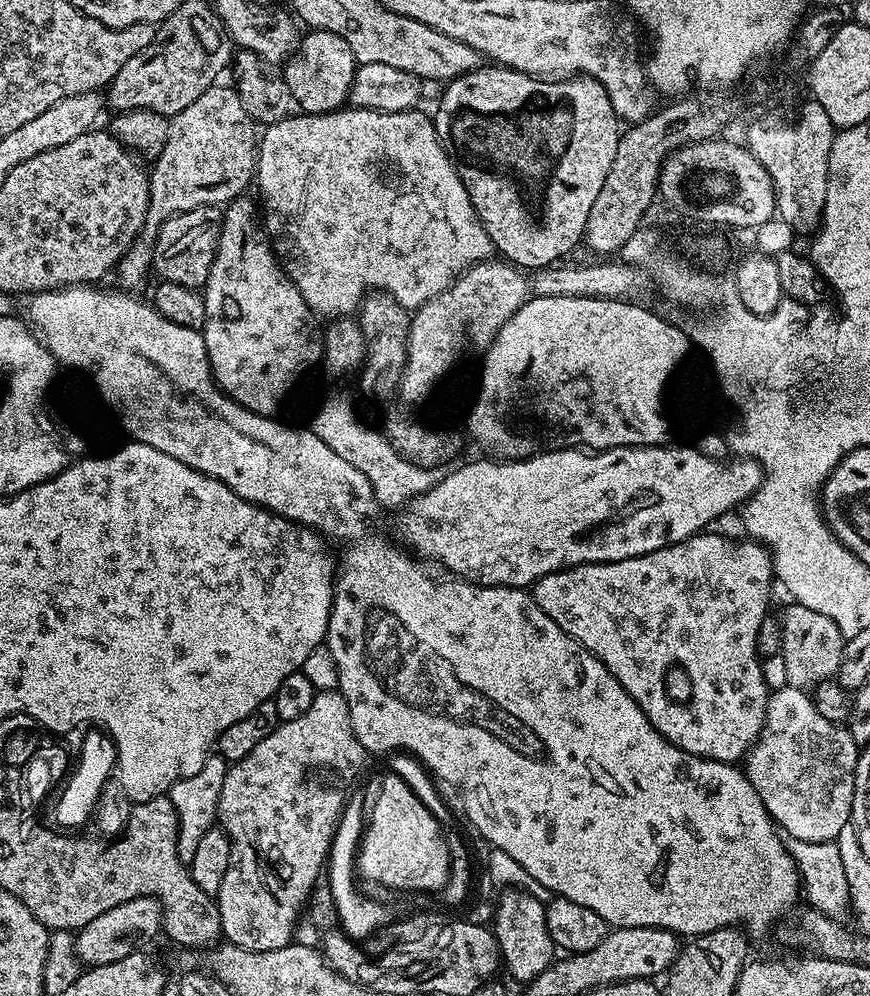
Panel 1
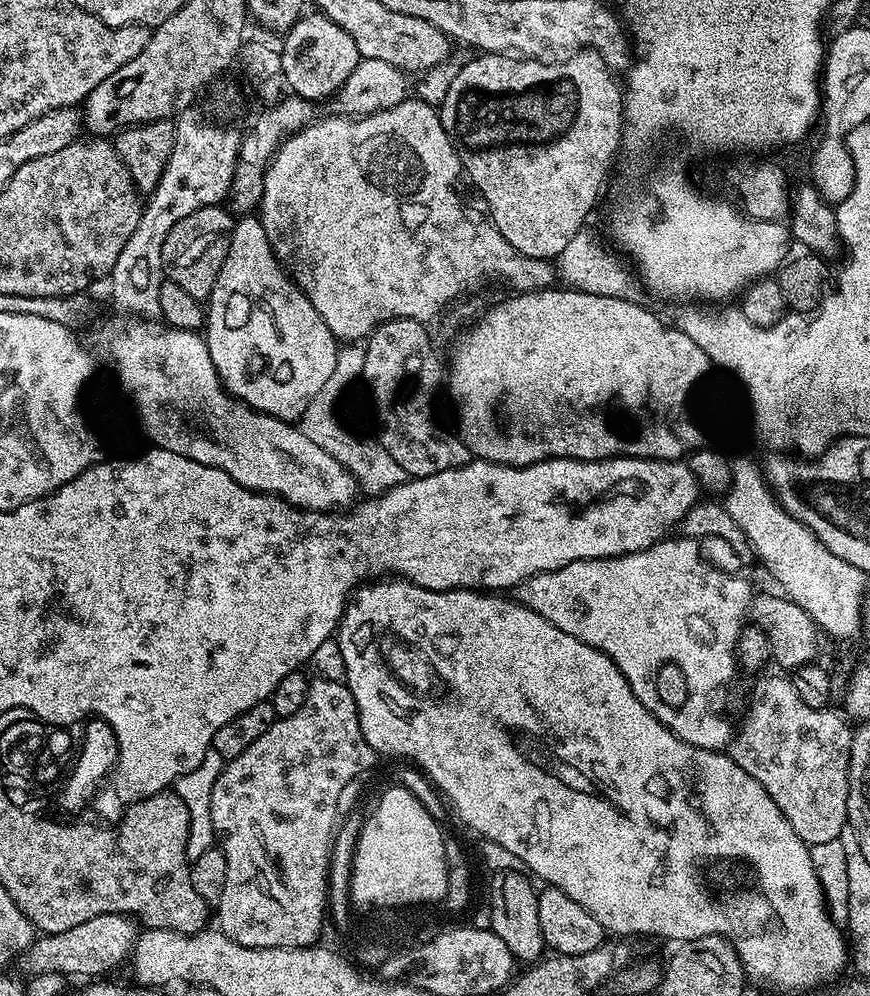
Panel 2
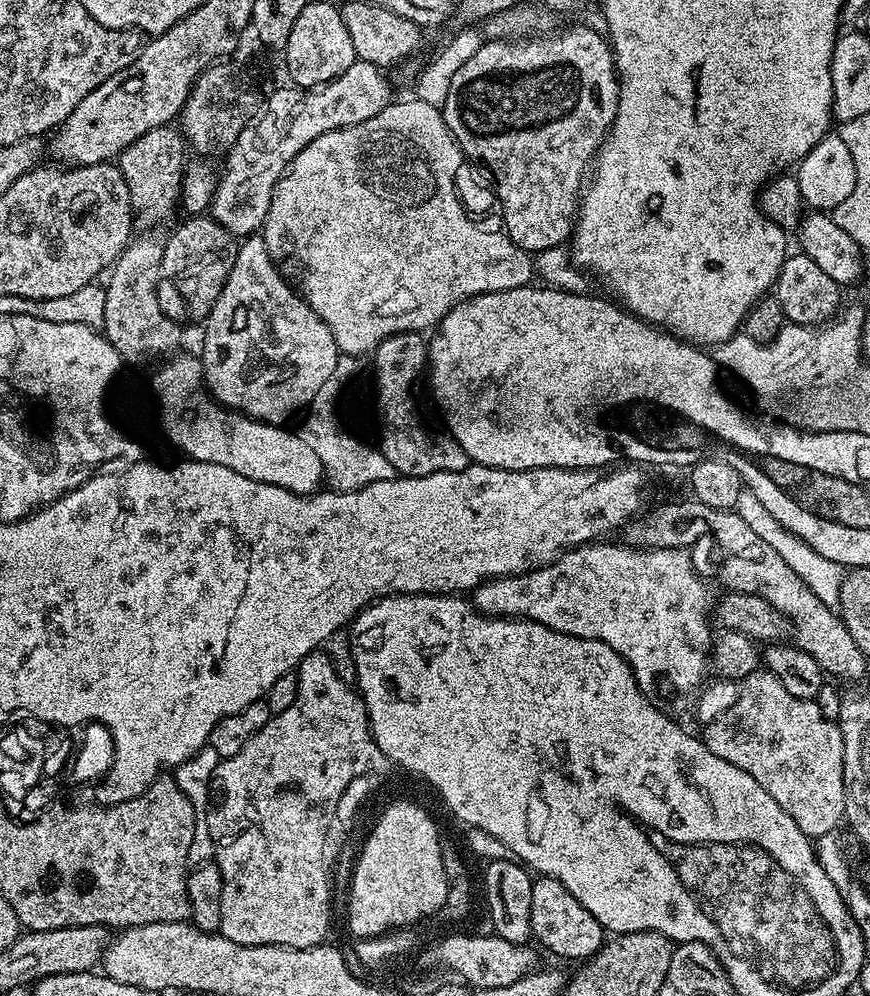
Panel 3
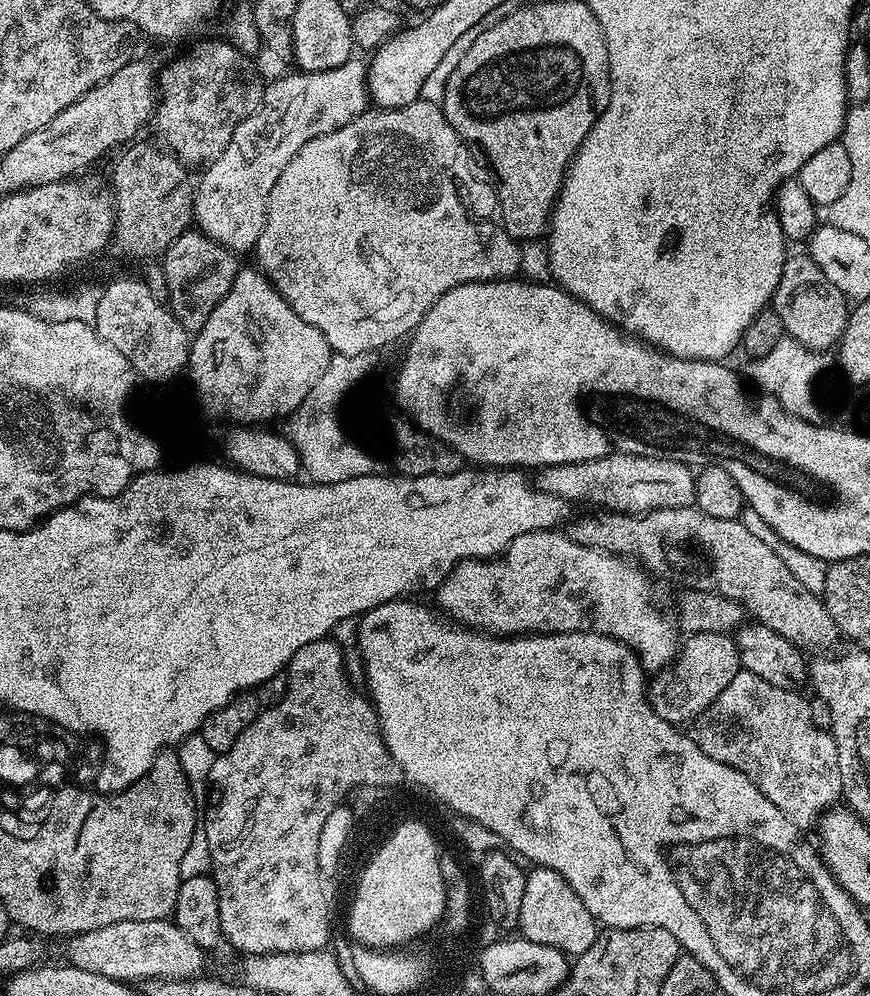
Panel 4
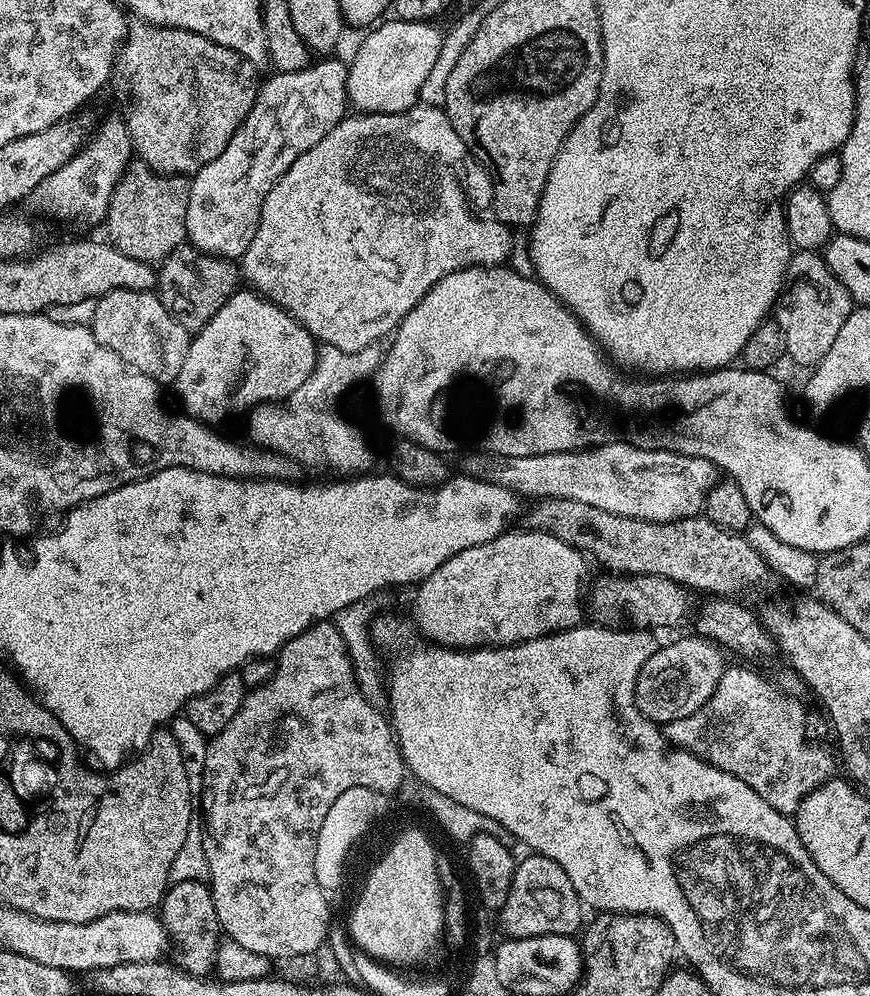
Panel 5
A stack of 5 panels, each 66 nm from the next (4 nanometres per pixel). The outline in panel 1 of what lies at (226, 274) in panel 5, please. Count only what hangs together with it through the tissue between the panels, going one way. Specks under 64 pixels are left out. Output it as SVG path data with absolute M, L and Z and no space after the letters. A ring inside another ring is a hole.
M220 208L186 210L172 216L160 228L156 242L152 245L152 267L161 281L178 283L195 290L203 289L210 274L210 266L216 257L220 241Z

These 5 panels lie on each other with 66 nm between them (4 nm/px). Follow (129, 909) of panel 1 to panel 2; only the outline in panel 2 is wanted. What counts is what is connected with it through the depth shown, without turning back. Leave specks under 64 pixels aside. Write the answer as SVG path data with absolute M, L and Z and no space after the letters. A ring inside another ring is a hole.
M98 914L78 926L70 926L70 930L37 935L20 957L18 968L28 972L29 977L57 972L65 978L104 978L107 977L104 976L107 972L114 971L123 960L125 963L131 957L137 935L138 924L133 917L122 914Z

